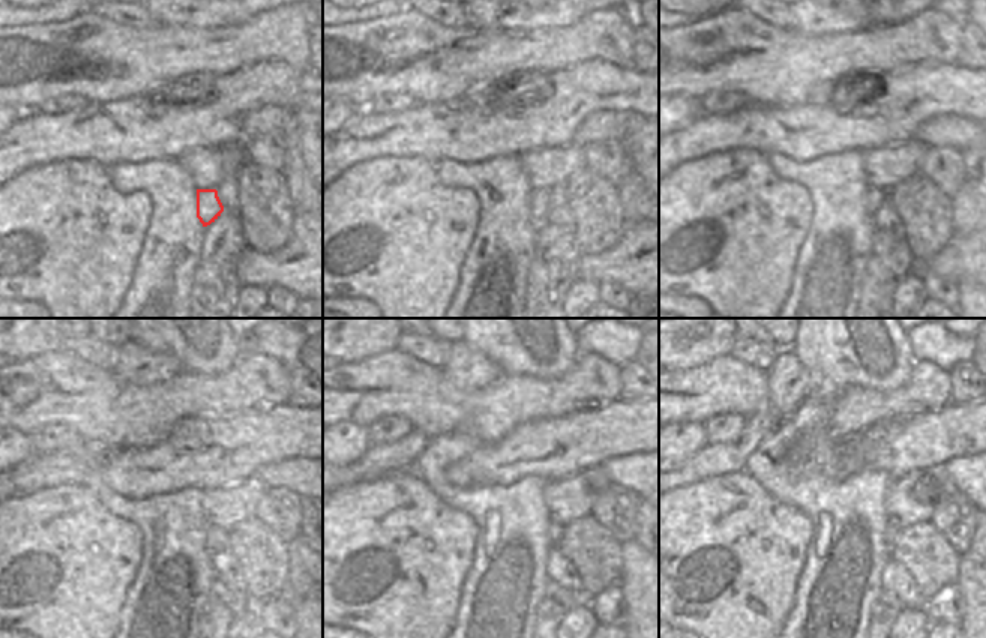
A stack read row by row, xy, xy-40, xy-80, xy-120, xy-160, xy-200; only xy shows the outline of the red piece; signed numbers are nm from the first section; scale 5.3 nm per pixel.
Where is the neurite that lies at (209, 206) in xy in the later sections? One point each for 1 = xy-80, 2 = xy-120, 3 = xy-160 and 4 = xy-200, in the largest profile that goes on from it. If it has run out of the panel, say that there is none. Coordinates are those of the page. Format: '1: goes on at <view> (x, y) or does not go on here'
1: goes on at xy-80 (877, 197)
2: goes on at xy-120 (216, 536)
3: goes on at xy-160 (556, 532)
4: goes on at xy-200 (890, 533)

